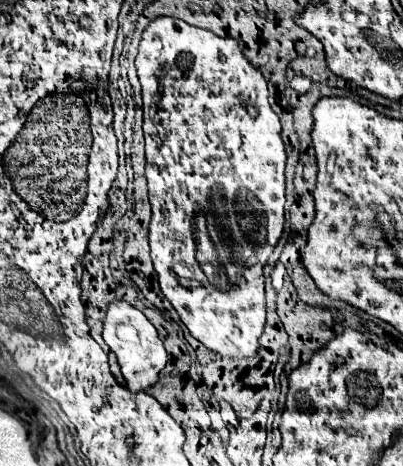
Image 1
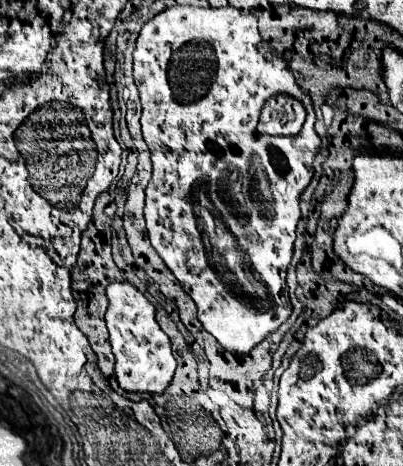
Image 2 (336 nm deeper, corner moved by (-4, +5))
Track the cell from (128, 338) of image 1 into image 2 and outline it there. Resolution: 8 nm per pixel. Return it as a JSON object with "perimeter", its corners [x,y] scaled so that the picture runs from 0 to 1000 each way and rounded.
{"perimeter":[[[280,605],[266,618],[270,665],[261,674],[275,717],[275,742],[285,760],[285,807],[315,841],[404,845],[434,803],[434,764],[424,755],[419,721],[395,704],[385,687],[380,652],[320,605]]]}

